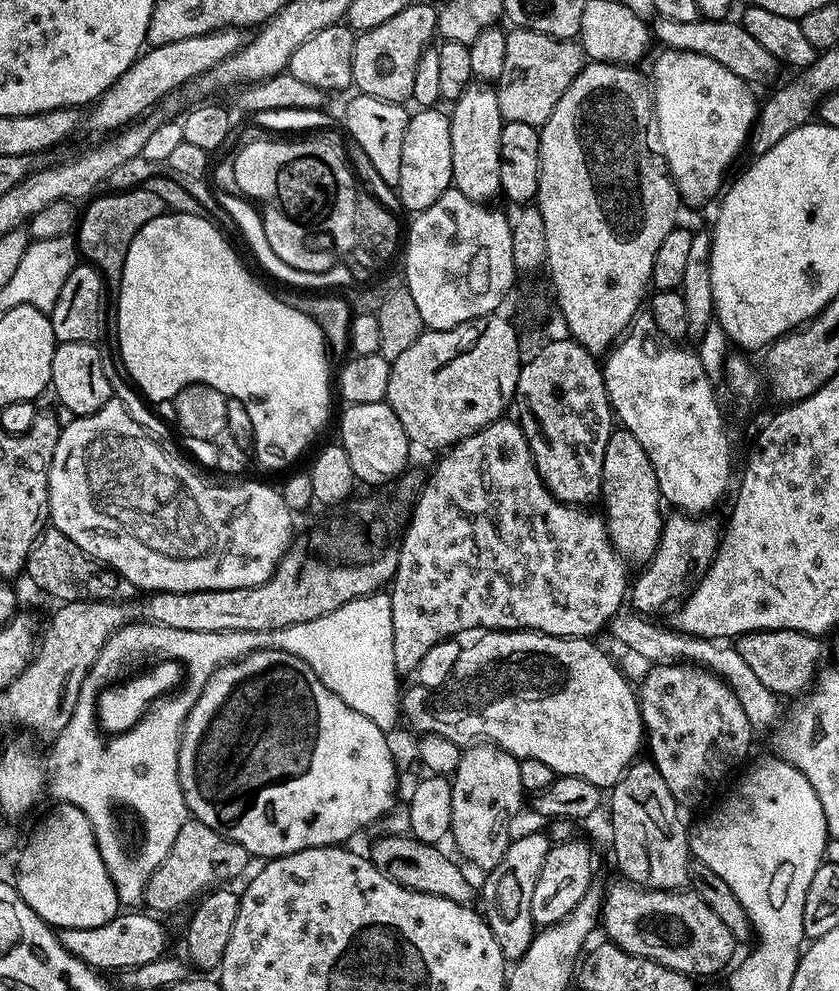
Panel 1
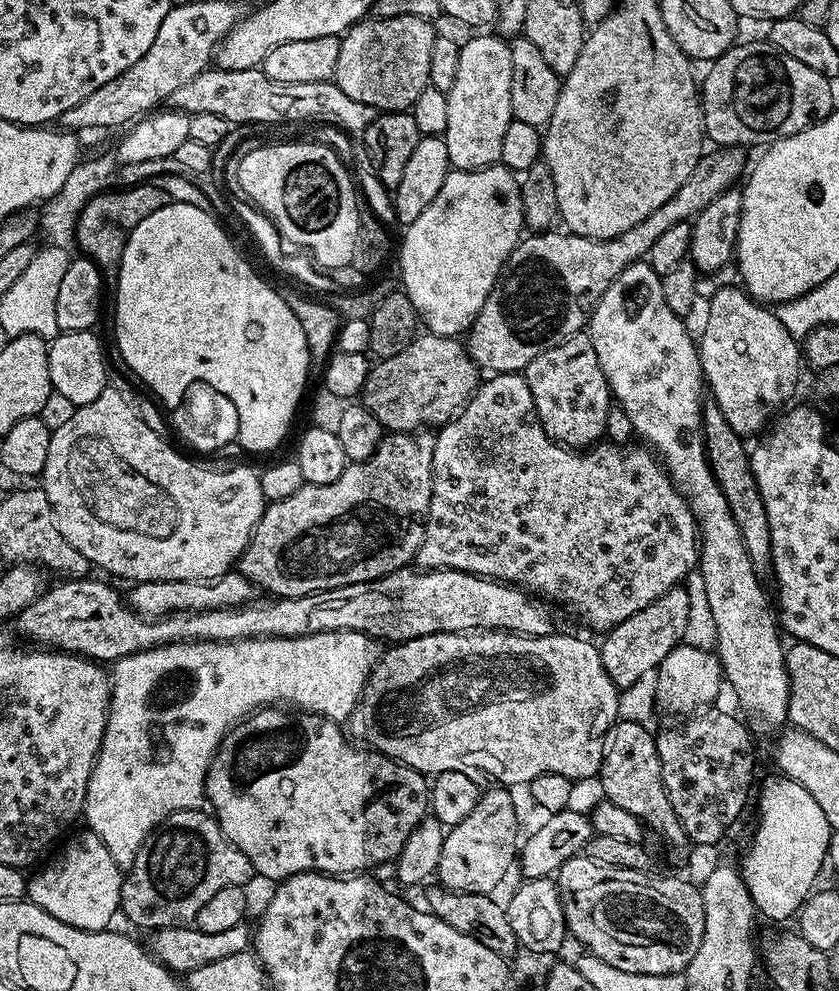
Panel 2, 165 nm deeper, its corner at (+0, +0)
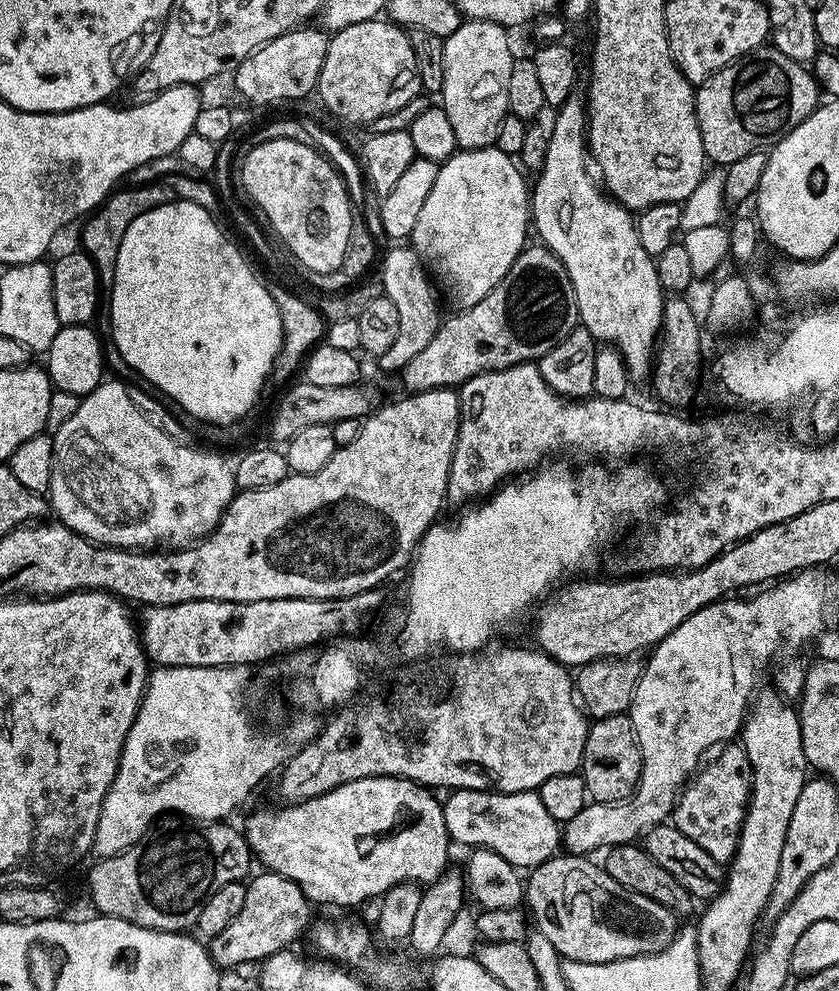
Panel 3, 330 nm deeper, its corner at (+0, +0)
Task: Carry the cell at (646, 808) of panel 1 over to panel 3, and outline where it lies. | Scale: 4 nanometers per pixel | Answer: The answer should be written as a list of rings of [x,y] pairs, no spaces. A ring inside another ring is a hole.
[[[631,715],[611,716],[591,721],[578,772],[583,776],[589,797],[595,803],[618,804],[628,799],[640,782],[643,765],[644,759],[640,753]]]

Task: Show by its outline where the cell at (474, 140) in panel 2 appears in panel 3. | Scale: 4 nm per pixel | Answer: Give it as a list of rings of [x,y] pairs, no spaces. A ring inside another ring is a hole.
[[[465,19],[454,30],[454,34],[444,37],[444,73],[442,86],[438,93],[446,118],[450,118],[450,127],[454,129],[454,138],[461,149],[490,148],[495,145],[498,126],[502,118],[509,115],[508,91],[510,90],[510,70],[514,63],[512,48],[508,45],[509,33],[500,24],[485,20]]]

